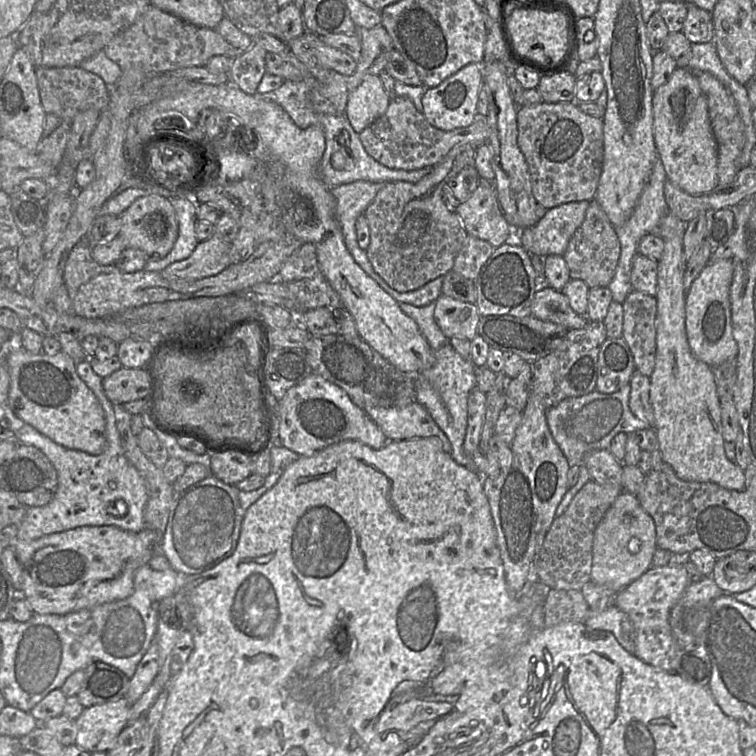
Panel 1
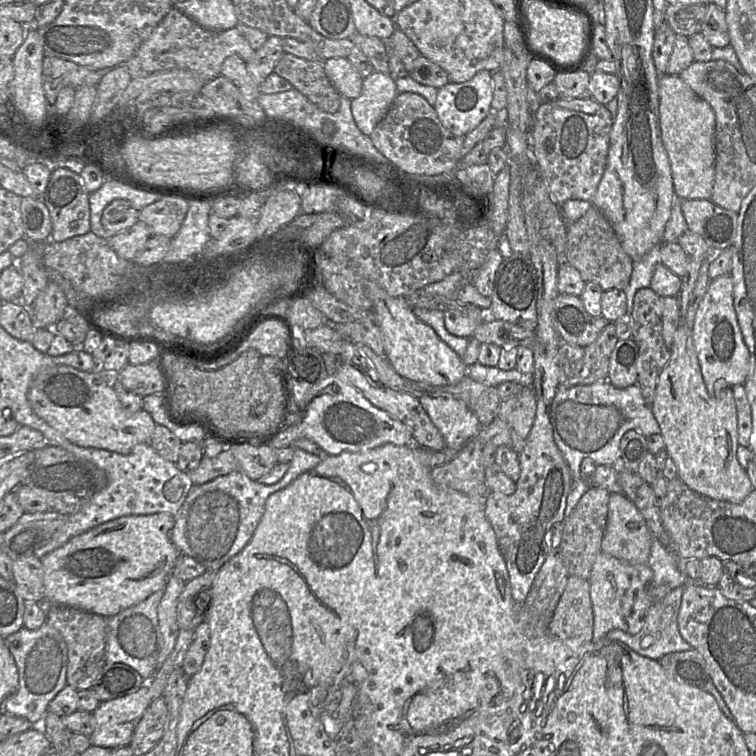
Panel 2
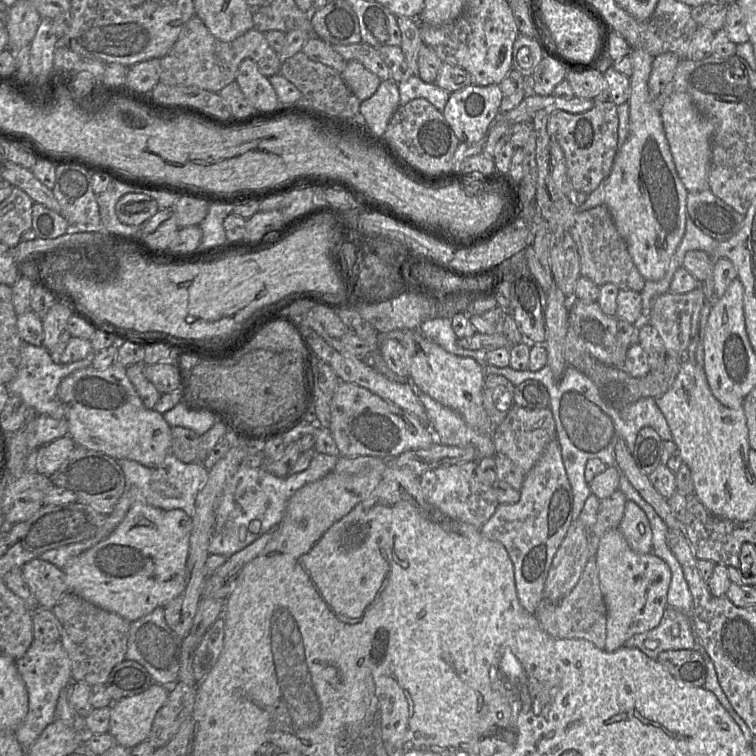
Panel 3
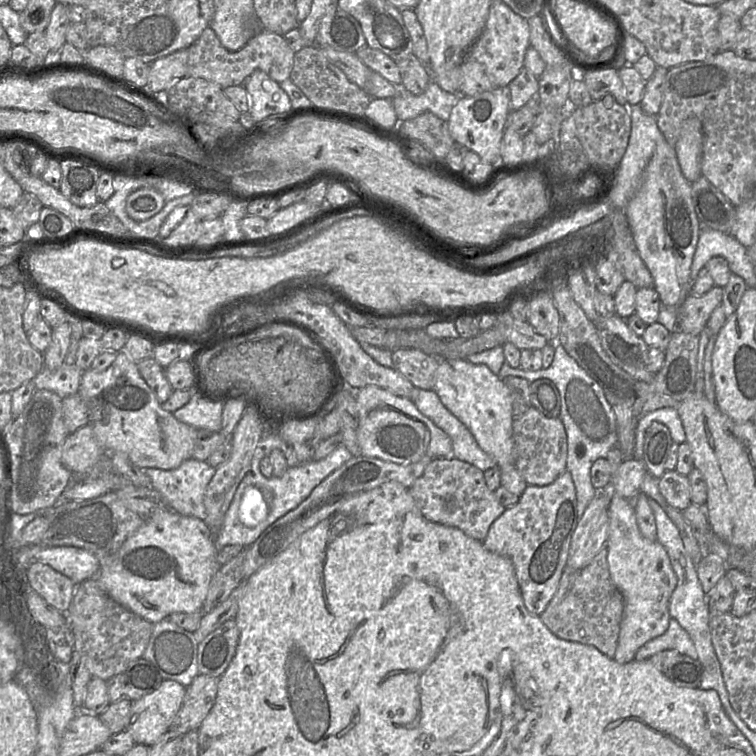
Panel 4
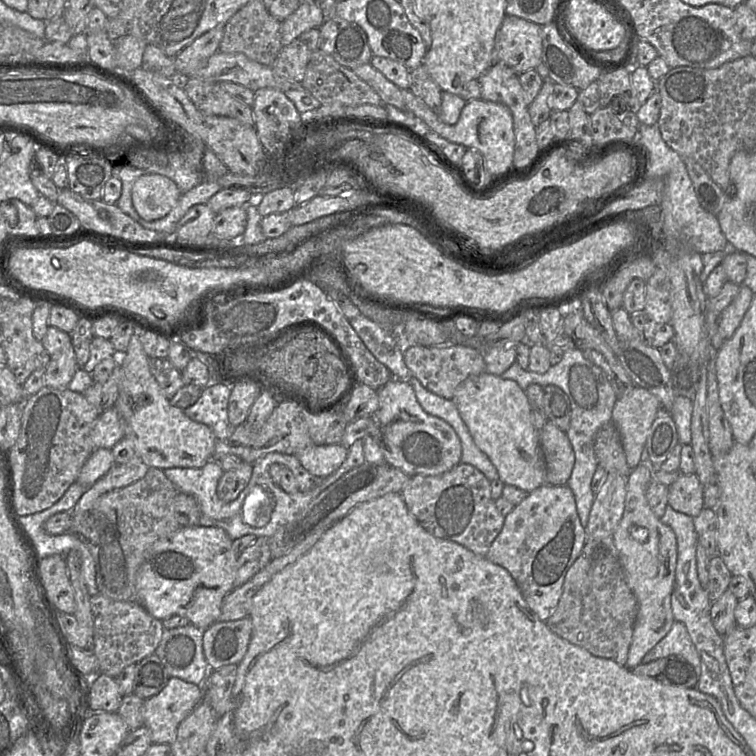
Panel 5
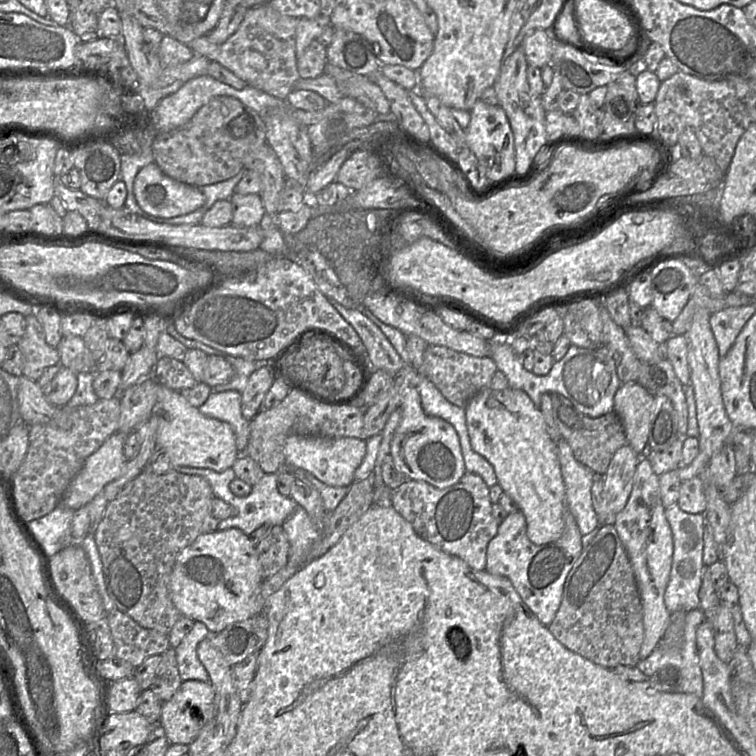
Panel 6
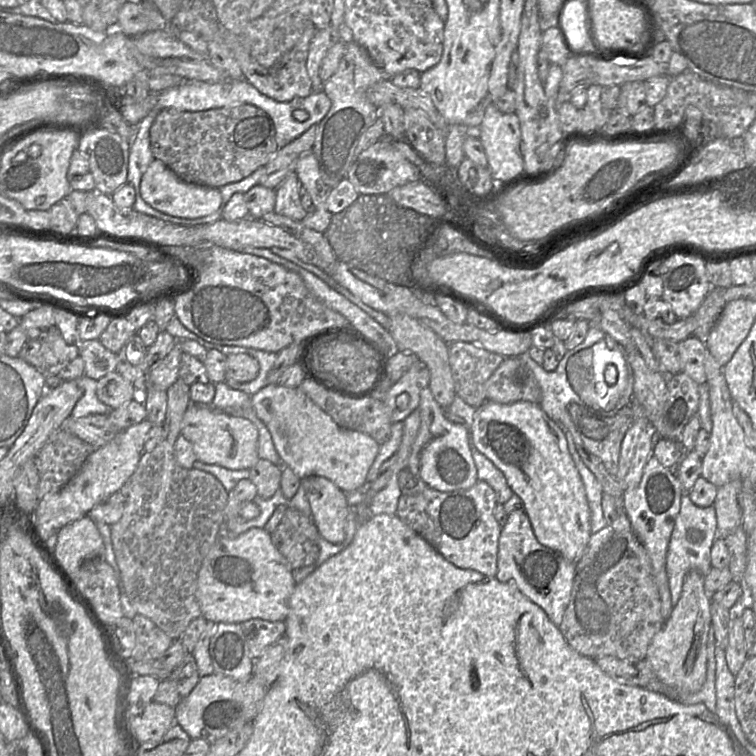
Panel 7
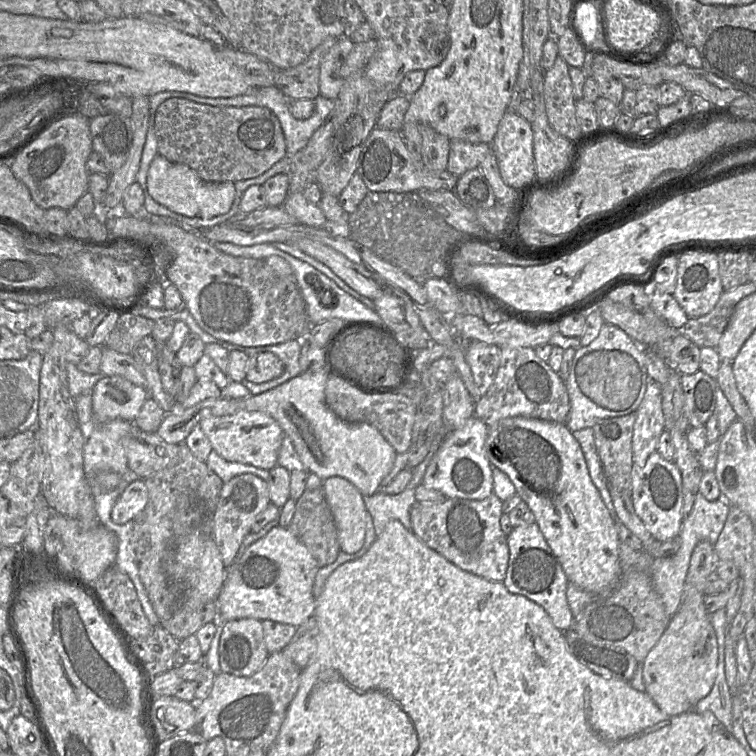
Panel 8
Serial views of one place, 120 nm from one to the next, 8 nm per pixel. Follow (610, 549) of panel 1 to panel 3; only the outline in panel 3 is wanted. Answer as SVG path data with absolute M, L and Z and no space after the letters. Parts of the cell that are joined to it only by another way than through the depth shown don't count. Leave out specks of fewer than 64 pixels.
M627 499L624 515L618 525L630 548L639 554L652 552L652 529L645 512Z

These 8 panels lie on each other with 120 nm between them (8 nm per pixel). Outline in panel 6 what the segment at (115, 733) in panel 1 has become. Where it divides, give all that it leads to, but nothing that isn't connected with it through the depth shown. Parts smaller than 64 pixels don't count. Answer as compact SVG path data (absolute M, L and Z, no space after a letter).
M199 680L182 681L173 696L163 702L159 724L163 727L170 744L187 744L195 740L202 727L215 713L215 693L210 682Z

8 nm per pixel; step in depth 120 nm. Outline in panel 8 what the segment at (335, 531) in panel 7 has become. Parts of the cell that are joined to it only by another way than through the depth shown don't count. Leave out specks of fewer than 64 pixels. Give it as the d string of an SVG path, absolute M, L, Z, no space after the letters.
M339 476L323 480L322 488L336 523L341 551L358 552L365 541L368 513L362 494L350 481Z

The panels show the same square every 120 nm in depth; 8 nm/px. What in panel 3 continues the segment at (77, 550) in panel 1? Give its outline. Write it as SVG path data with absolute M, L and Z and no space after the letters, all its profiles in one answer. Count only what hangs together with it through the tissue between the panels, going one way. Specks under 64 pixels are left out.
M135 503L118 526L102 541L71 559L62 569L69 591L115 613L127 621L137 620L157 607L165 607L186 585L186 562L193 520L181 509L163 510Z

